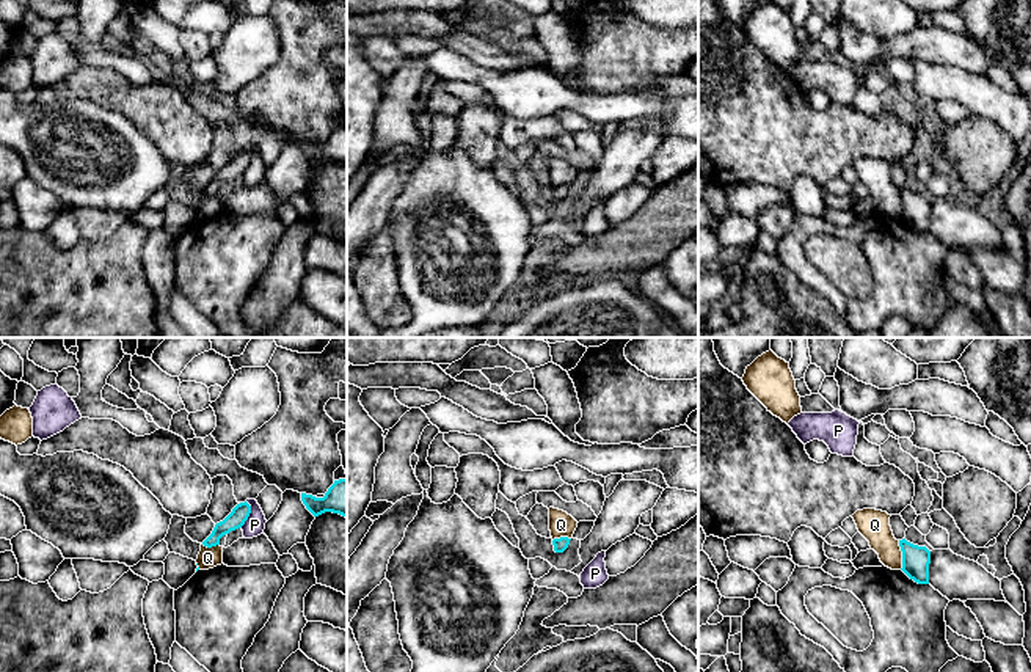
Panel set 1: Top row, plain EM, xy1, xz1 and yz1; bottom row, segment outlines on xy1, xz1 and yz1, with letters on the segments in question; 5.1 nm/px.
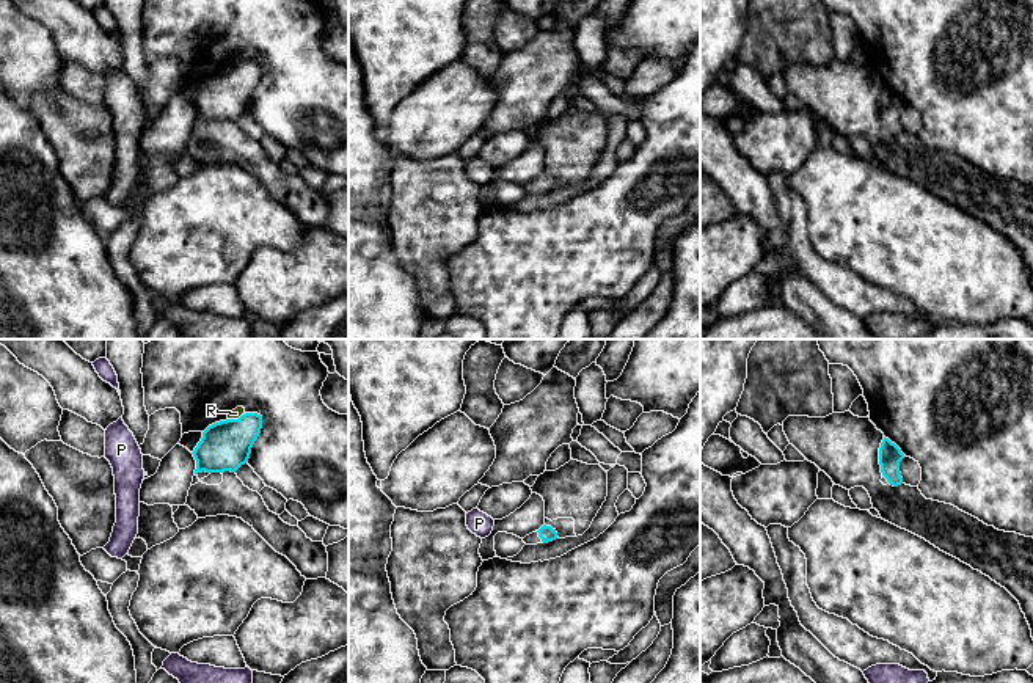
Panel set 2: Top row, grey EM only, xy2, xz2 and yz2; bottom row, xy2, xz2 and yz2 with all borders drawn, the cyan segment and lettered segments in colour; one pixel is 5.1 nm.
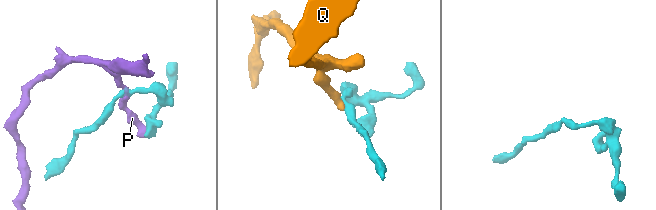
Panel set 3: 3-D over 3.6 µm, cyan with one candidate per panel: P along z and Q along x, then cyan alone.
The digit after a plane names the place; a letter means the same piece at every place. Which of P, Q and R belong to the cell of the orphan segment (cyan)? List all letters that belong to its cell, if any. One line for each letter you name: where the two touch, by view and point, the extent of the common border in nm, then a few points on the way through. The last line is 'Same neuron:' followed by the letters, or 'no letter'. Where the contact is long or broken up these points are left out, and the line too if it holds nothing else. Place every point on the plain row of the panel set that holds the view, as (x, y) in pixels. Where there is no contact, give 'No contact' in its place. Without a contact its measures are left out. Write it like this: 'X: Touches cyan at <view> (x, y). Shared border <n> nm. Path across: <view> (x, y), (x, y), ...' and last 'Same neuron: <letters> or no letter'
Same neuron: no letter

